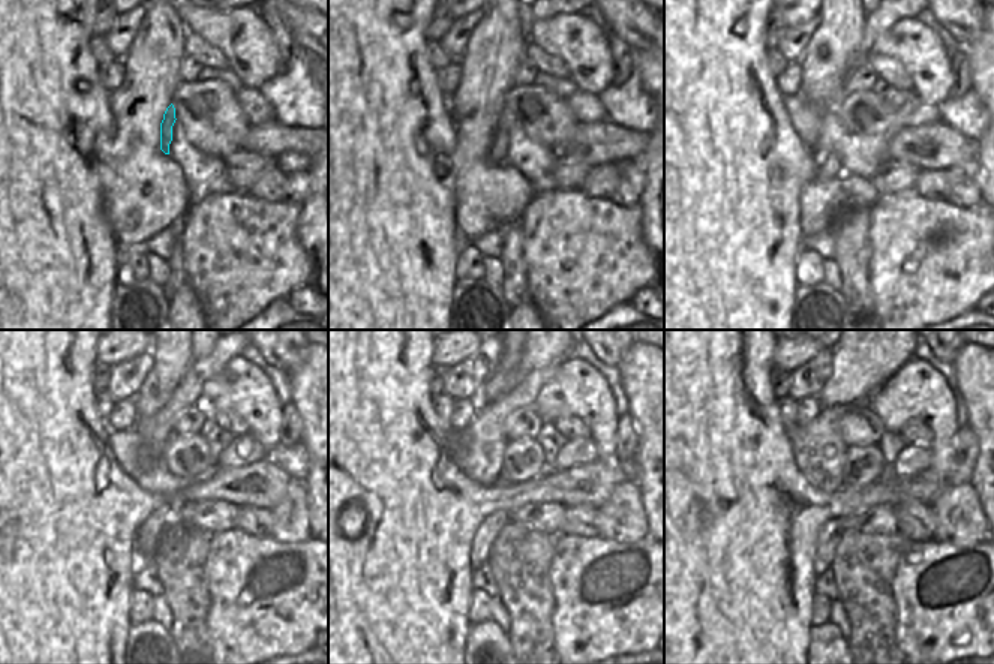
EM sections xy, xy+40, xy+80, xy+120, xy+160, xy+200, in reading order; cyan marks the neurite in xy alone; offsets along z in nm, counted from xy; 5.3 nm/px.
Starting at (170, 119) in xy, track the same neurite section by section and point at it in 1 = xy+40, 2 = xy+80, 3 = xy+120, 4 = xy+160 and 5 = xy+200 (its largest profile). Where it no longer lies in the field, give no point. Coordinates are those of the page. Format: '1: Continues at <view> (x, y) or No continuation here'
1: Continues at xy+40 (499, 146)
2: Continues at xy+80 (831, 167)
3: Continues at xy+120 (147, 537)
4: Continues at xy+160 (494, 523)
5: Continues at xy+200 (828, 535)

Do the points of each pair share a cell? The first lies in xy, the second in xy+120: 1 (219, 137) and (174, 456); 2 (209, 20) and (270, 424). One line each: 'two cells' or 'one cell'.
1: one cell
2: one cell

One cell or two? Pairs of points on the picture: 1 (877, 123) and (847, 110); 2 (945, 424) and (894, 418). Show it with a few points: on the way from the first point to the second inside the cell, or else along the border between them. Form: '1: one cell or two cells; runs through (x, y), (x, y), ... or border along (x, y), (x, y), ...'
1: one cell; runs through (870, 116), (855, 114)
2: one cell; runs through (933, 412), (906, 411)

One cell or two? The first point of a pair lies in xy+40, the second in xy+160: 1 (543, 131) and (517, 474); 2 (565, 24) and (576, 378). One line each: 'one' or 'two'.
1: one
2: one

